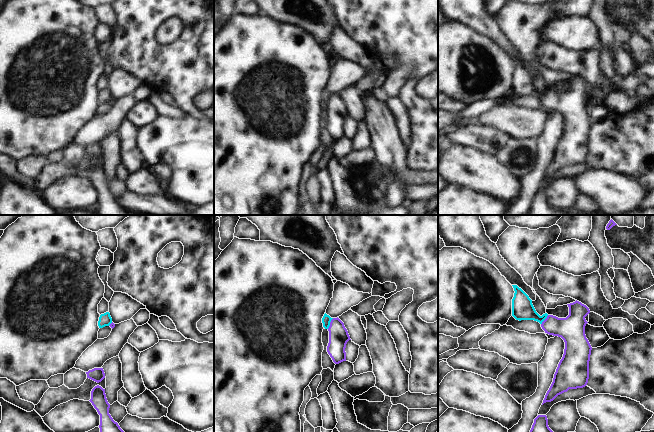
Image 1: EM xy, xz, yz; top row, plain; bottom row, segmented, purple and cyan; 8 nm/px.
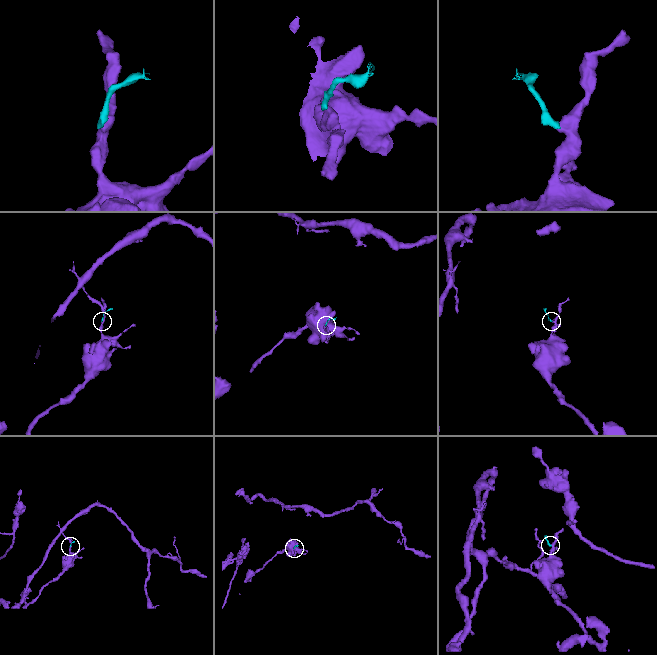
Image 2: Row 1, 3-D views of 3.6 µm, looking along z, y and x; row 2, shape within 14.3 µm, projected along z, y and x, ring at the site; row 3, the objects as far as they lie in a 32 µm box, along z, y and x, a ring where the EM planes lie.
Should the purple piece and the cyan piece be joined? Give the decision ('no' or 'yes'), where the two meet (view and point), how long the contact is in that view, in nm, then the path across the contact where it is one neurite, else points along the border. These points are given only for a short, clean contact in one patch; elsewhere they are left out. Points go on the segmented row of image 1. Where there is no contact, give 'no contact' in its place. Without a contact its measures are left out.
no | xz (330, 323) | 100 nm | along xz (333, 318), (327, 328)

